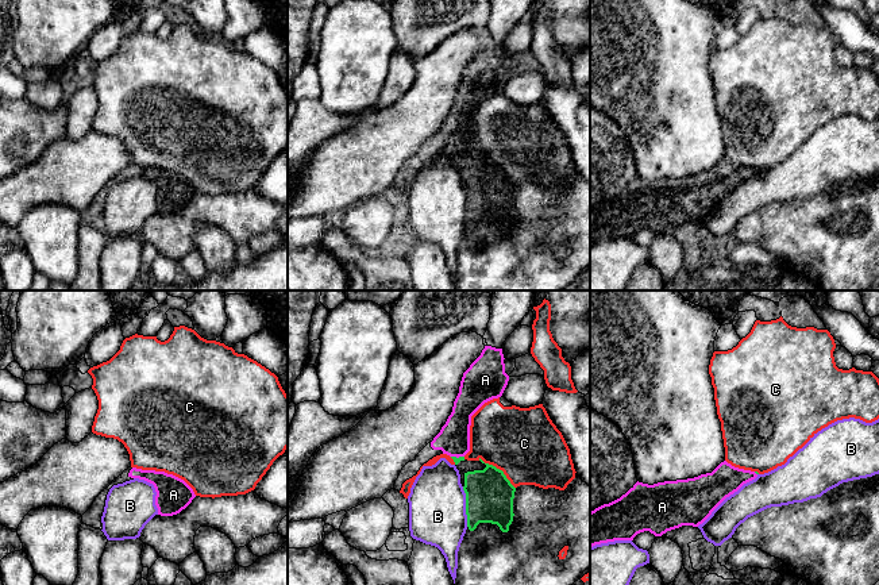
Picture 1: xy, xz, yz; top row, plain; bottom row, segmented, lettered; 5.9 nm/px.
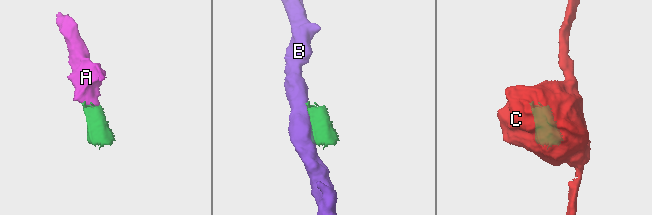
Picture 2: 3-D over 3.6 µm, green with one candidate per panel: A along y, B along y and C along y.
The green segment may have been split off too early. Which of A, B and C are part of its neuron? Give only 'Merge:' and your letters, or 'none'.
Merge: A

